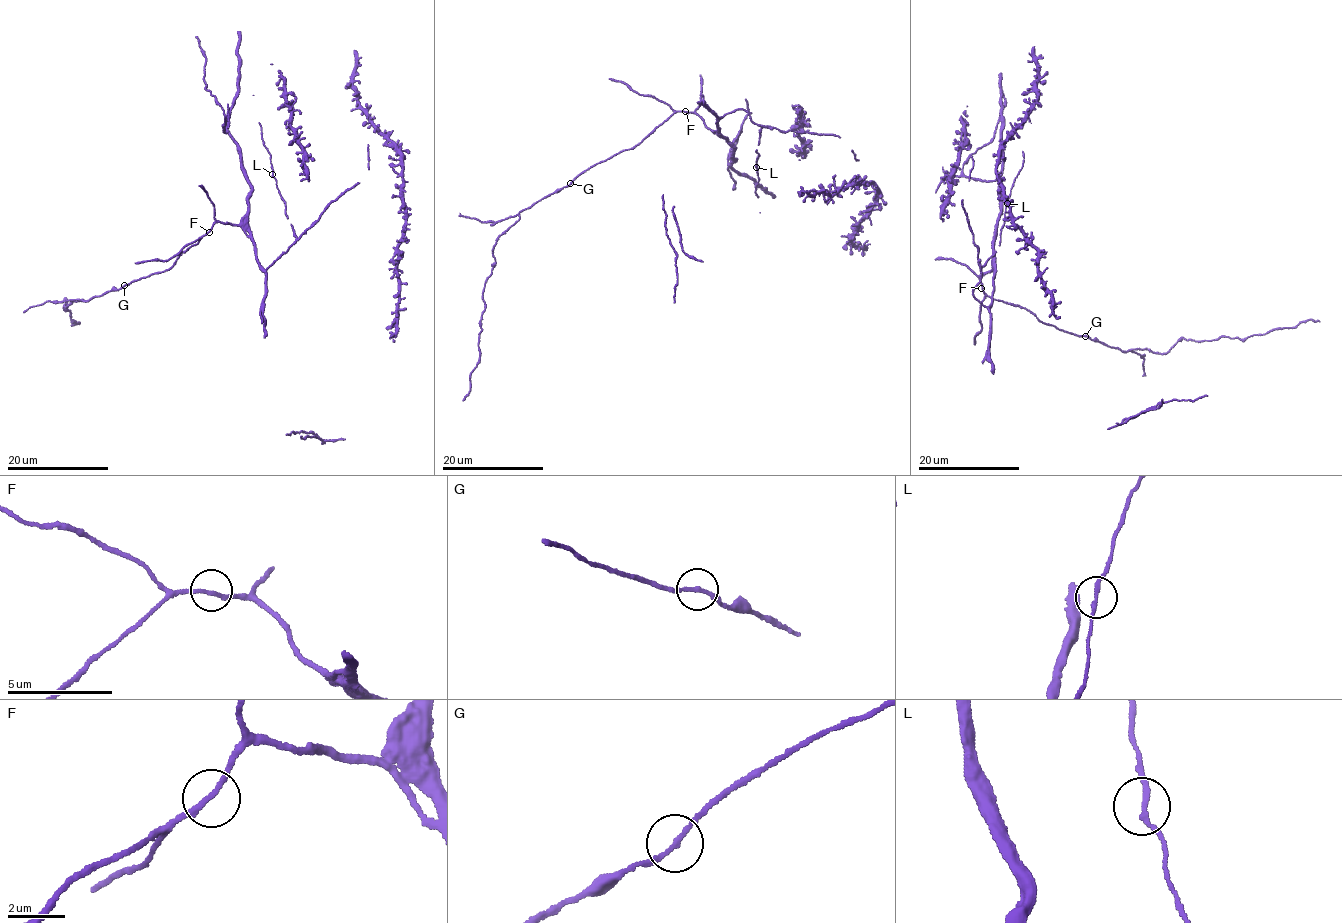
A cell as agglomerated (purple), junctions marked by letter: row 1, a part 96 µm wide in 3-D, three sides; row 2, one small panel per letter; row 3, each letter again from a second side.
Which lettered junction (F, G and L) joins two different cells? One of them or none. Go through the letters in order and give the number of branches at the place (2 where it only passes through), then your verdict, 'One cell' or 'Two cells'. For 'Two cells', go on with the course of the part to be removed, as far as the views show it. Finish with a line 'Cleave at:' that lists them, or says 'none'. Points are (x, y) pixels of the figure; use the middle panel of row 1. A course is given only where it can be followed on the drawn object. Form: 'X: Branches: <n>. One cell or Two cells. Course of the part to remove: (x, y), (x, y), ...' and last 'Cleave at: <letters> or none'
F: Branches: 2. One cell
G: Branches: 2. One cell
L: Branches: 2. One cell
Cleave at: none

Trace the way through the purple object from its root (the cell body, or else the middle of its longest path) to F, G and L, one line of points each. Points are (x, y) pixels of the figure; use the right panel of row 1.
F: (980, 273), (973, 292), (974, 297), (987, 306), (992, 297), (995, 273), (992, 270), (981, 275), (981, 288)
G: (980, 273), (973, 292), (984, 306), (992, 297), (992, 270), (979, 278), (989, 296), (1085, 336)
L: (980, 273), (981, 267), (1000, 244), (1006, 203)

